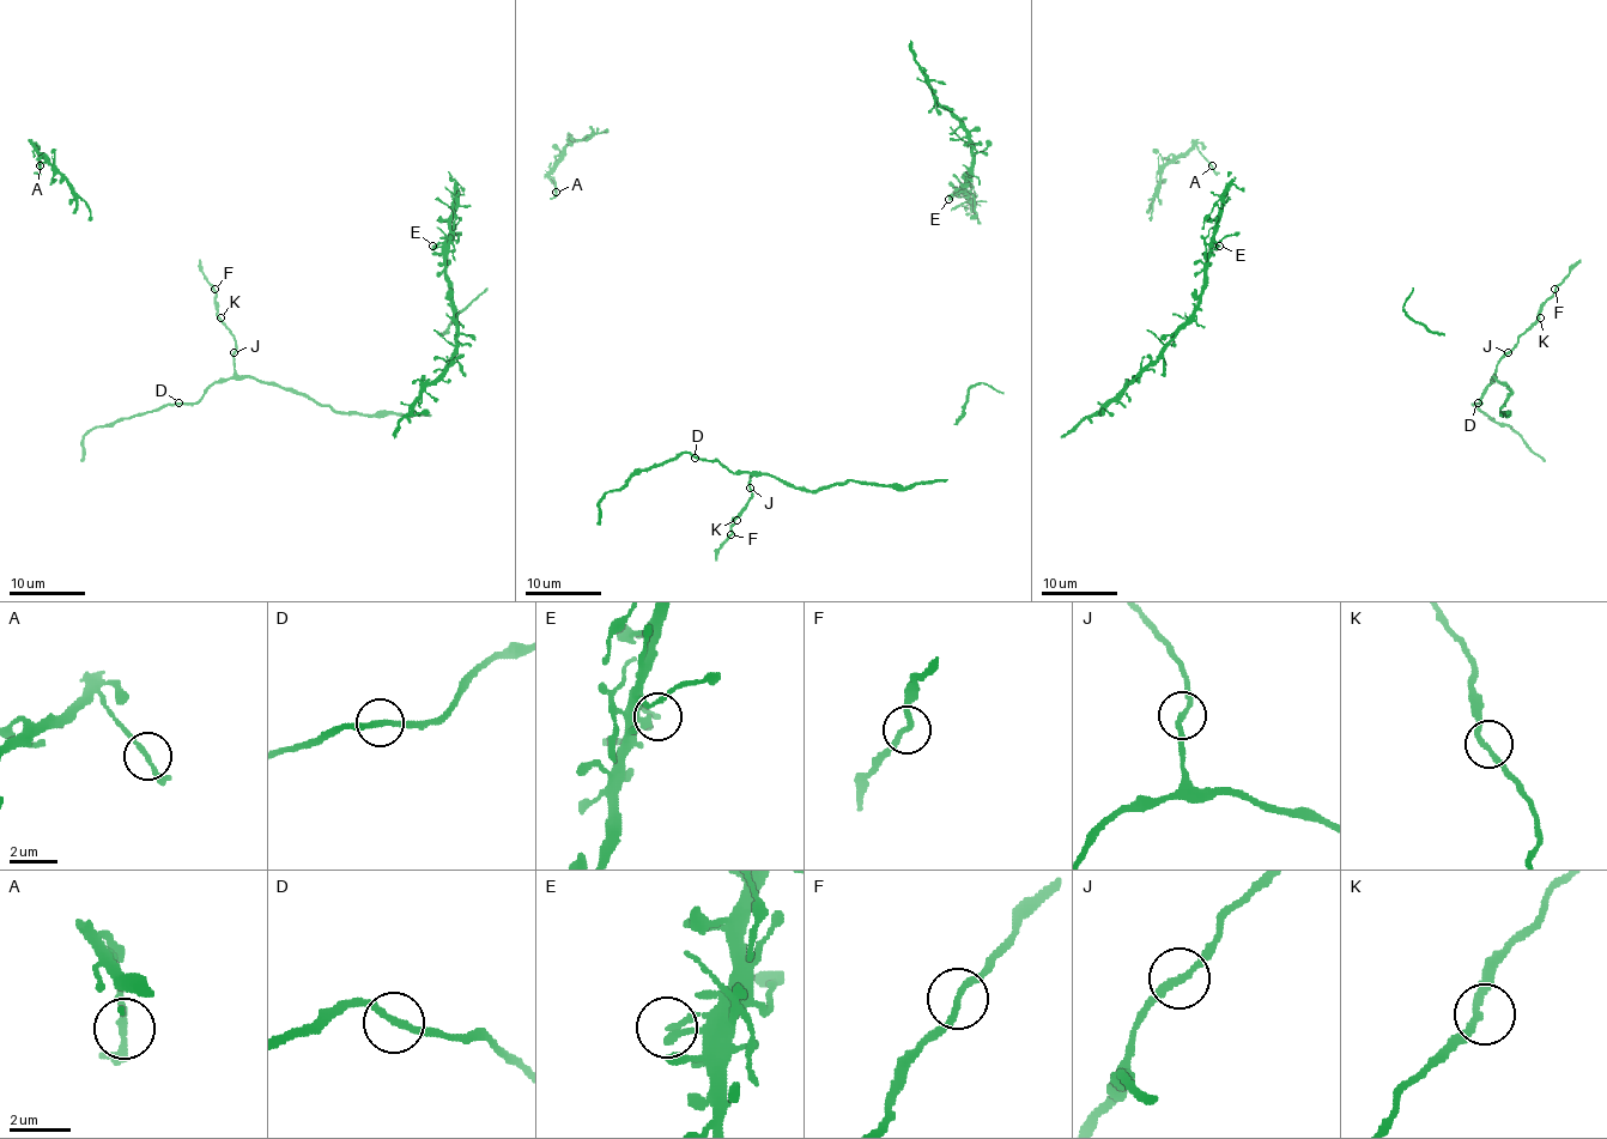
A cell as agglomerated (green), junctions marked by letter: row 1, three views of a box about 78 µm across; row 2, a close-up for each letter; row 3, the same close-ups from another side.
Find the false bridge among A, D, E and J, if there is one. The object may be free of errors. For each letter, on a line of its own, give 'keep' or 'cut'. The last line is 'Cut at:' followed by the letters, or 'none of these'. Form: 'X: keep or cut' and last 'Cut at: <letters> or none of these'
A: keep
D: keep
E: keep
J: keep
Cut at: none of these

